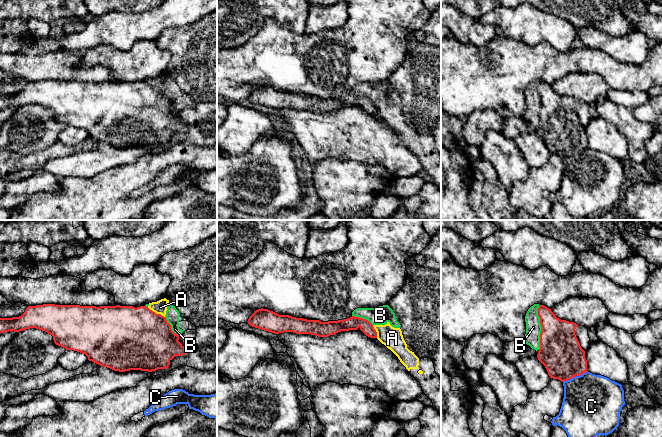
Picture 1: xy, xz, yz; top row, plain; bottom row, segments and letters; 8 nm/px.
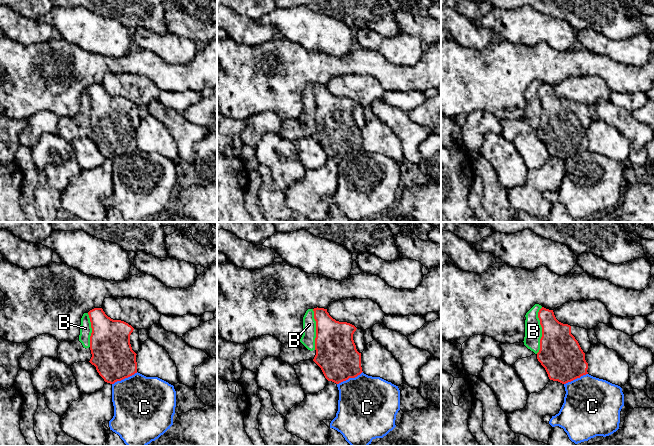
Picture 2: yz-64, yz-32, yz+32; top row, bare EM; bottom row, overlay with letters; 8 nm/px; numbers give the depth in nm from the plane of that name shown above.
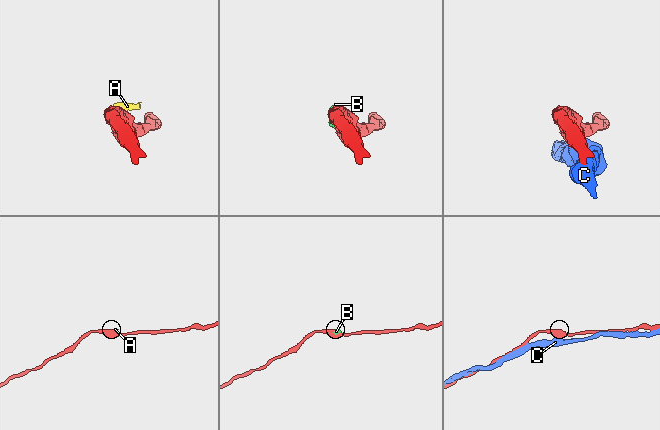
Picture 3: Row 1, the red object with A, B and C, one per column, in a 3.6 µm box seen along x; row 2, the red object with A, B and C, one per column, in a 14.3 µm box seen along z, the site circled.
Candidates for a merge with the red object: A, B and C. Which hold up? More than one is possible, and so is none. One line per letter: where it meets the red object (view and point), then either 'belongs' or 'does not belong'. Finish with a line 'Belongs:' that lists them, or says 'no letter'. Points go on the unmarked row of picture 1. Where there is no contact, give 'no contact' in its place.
A: xz (375, 107) | does not belong
B: yz (541, 102) | does not belong
C: yz (575, 151) | does not belong
Belongs: no letter

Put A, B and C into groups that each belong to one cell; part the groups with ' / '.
A B / C

